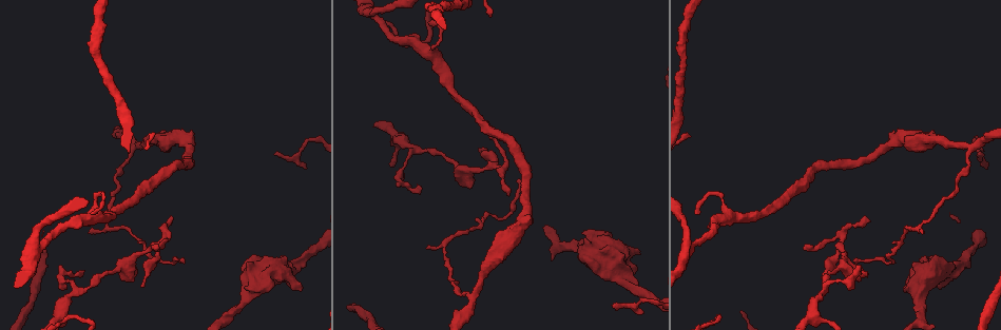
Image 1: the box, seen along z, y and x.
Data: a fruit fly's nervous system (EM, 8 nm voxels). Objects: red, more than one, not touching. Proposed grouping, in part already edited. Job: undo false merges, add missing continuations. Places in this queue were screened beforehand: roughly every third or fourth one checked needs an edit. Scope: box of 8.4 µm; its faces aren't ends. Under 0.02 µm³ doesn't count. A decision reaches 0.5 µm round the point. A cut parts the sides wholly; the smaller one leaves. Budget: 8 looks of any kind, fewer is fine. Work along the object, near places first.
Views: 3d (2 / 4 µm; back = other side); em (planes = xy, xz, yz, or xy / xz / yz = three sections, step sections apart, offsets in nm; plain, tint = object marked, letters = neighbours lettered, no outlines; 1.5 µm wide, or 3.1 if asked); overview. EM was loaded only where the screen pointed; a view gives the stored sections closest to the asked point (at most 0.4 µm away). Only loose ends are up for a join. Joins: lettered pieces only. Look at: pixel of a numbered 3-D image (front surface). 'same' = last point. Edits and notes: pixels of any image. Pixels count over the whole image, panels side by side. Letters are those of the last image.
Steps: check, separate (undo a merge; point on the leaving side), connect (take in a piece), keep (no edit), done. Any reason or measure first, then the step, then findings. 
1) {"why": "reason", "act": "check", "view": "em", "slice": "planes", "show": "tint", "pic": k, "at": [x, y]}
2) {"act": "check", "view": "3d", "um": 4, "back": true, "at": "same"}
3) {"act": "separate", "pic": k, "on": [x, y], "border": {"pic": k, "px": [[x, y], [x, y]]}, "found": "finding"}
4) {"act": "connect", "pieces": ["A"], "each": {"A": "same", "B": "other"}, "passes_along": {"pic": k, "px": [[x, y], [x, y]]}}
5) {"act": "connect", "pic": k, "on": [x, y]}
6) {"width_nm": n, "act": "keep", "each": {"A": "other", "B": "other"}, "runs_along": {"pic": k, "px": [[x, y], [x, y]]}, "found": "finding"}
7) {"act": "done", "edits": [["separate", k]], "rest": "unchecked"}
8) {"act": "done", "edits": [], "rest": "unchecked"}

{"why": "stops while still wide", "act": "check", "view": "em", "slice": "yz", "step": 4, "show": "letters", "pic": 1, "at": [636, 271]}

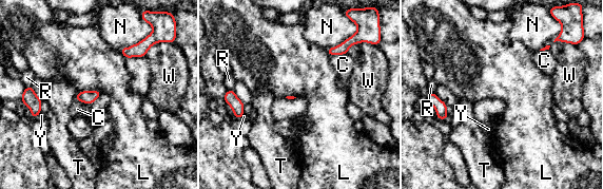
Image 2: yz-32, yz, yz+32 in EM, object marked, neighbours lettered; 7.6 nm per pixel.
{"why": "cut it another way", "act": "check", "view": "em", "slice": "planes", "show": "letters", "at": "same"}

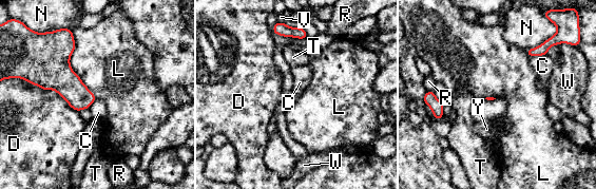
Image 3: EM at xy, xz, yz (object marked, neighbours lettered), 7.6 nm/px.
{"act": "keep", "each": {"C": "other", "D": "other", "L": "other", "N": "other", "R": "other", "T": "other", "V": "other", "W": "other", "Y": "other"}, "border": {"pic": 3, "px": [[71, 30], [70, 67], [96, 98]]}, "found": "none of them fits"}

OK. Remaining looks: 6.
{"why": "abrupt turn", "act": "check", "view": "3d", "um": 4, "pic": 1, "at": [105, 229]}

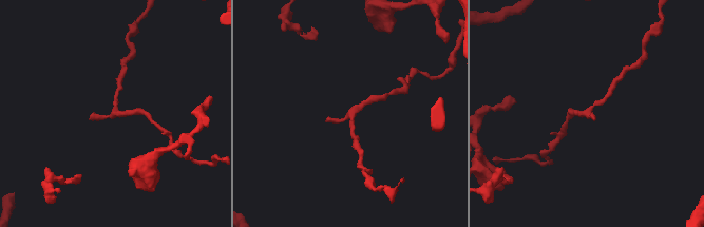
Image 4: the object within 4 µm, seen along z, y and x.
{"why": "shape alone is not enough", "act": "check", "view": "em", "slice": "planes", "show": "tint", "pic": 4, "at": [586, 111]}

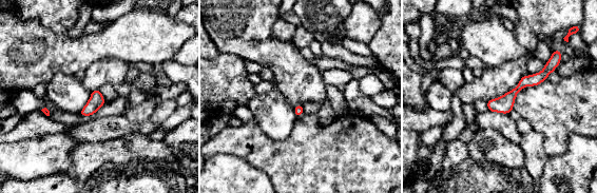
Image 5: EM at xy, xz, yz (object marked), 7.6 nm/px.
{"act": "check", "view": "em", "slice": "planes", "show": "letters", "at": "same"}

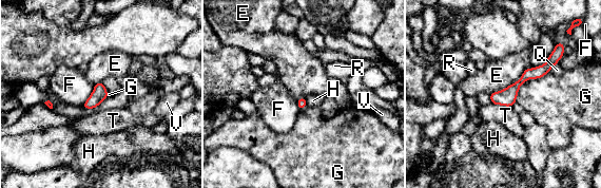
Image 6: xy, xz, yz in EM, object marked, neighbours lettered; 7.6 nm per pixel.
{"width_nm": 70, "act": "keep", "each": {"E": "other", "F": "other", "G": "other", "H": "other", "Q": "other", "R": "other", "T": "other", "V": "other"}, "runs_along": {"pic": 6, "px": [[555, 53], [542, 70], [493, 100]]}, "found": "one neuron here"}

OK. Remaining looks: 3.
{"why": "free end", "act": "check", "view": "em", "slice": "planes", "show": "letters", "pic": 1, "at": [805, 245]}

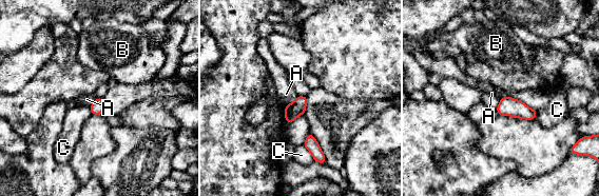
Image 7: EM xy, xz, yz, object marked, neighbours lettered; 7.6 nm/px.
{"width_nm": 110, "act": "keep", "each": {"A": "other", "B": "other", "C": "other"}, "border": {"pic": 7, "px": [[297, 95], [286, 104]]}, "found": "no lettered piece goes on from it"}

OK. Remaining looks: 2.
{"act": "done", "edits": [], "rest": "unchecked"}

